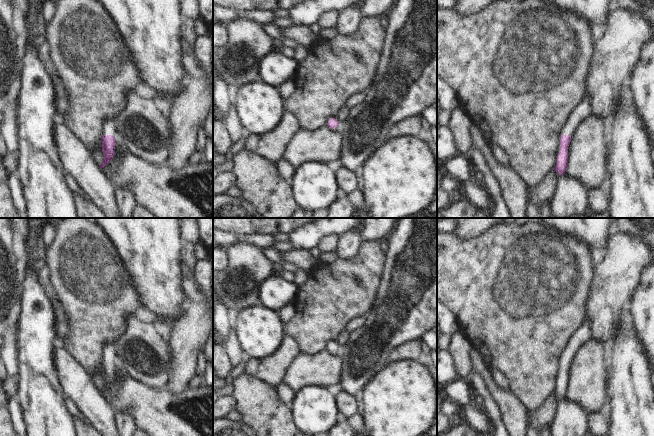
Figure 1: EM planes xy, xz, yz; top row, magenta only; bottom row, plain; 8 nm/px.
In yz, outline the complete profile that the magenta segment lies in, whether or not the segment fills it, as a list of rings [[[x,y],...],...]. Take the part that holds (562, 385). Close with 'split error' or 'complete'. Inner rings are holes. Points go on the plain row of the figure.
[[[585,320],[577,332],[572,336],[571,340],[563,352],[563,359],[560,362],[560,375],[556,390],[553,394],[557,395],[559,399],[564,399],[568,389],[568,371],[570,369],[571,360],[574,358],[579,347],[591,339],[591,329],[589,322]]]; split error

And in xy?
[[[115,343],[108,344],[103,349],[103,361],[102,365],[102,376],[104,378],[104,384],[100,390],[100,392],[104,392],[114,381],[116,366],[114,359],[117,356],[117,349],[115,347]]]; split error

